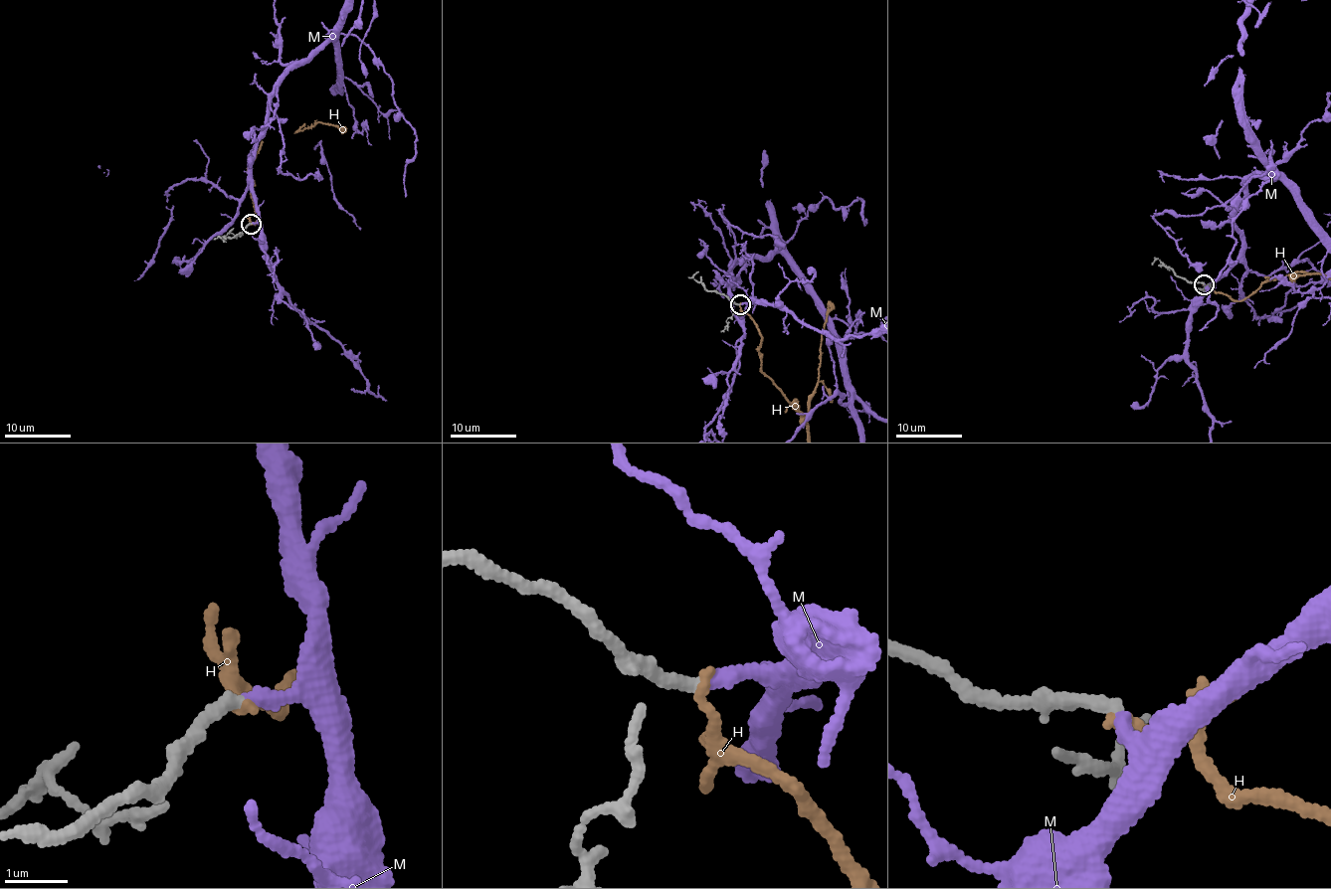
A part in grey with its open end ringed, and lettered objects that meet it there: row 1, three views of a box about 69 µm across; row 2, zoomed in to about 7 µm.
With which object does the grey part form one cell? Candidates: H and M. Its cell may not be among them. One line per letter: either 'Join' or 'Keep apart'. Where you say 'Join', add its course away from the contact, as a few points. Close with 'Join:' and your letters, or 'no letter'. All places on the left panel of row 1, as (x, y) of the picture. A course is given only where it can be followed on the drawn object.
H: Keep apart
M: Join
Join: M

